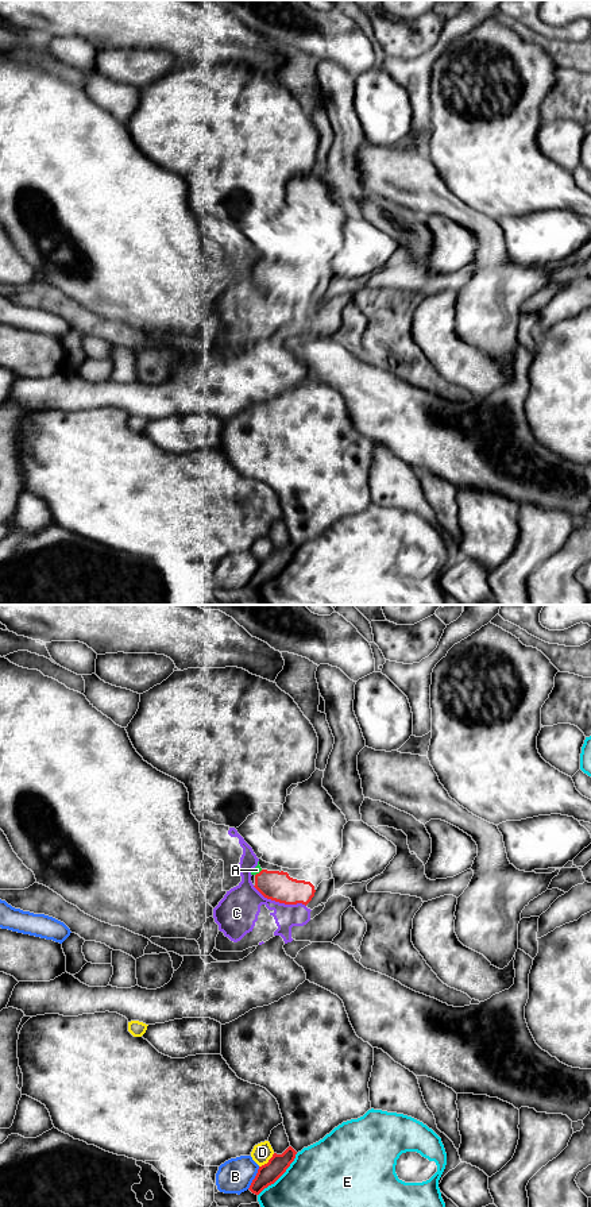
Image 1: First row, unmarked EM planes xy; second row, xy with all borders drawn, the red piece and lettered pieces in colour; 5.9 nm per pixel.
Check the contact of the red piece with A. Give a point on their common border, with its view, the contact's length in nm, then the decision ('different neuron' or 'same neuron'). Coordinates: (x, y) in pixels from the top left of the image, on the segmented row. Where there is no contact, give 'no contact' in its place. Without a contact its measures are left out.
contact xy (259, 872); length 60 nm; same neuron

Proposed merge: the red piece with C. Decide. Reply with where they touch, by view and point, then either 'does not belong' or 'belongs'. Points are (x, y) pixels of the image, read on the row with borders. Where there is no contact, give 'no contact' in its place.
xy (279, 902) | does not belong

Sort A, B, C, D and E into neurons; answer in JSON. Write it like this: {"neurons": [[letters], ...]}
{"neurons": [["A"], ["B"], ["C"], ["D"], ["E"]]}

